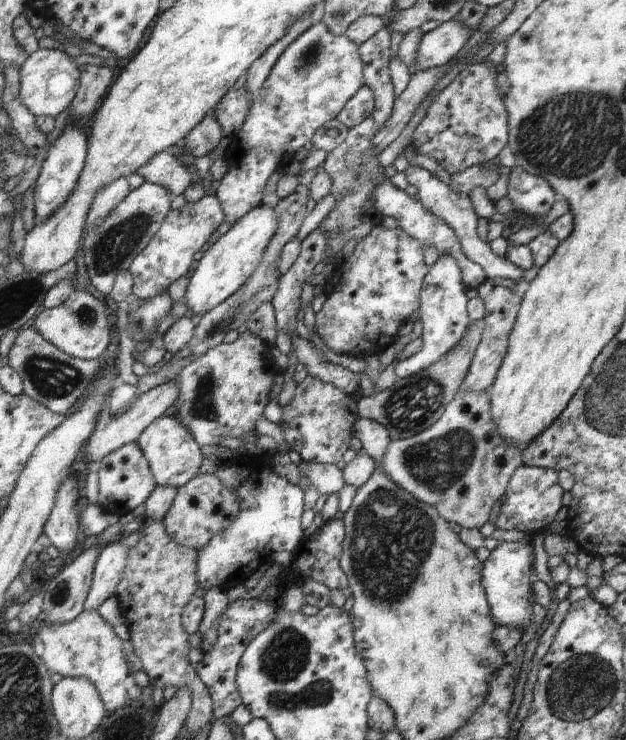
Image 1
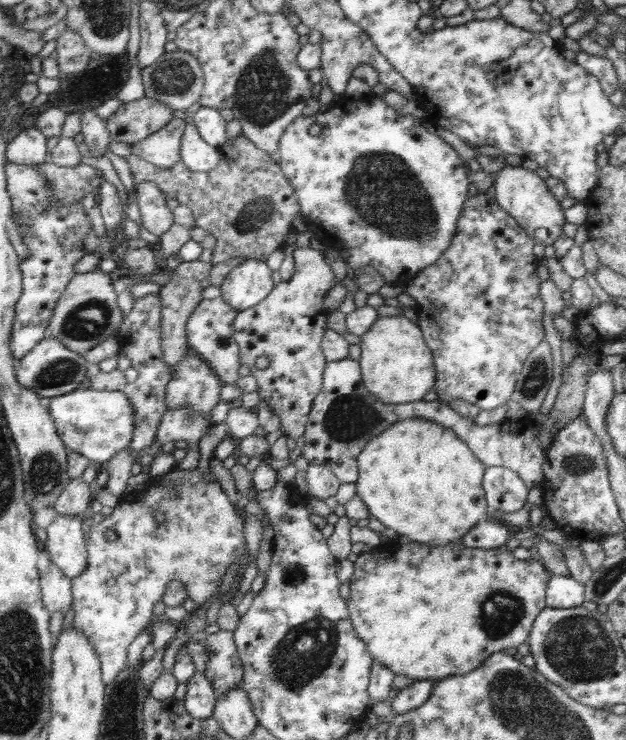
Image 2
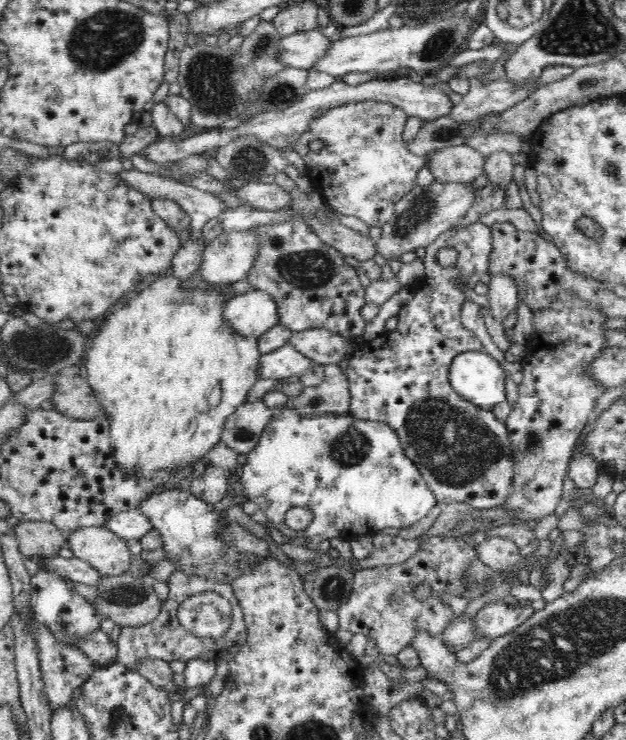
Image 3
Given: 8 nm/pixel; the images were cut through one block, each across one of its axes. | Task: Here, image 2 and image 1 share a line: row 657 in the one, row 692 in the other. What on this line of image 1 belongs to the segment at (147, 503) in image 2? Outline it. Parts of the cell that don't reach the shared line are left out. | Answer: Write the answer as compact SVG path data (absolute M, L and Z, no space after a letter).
M83 612L81 618L71 624L55 624L51 628L43 628L43 634L37 638L37 642L43 642L45 646L45 654L41 658L51 674L59 674L63 680L87 678L99 690L99 696L103 698L103 704L107 706L109 714L127 710L127 690L133 672L125 654L129 644L115 634L111 624L107 624L99 612Z

